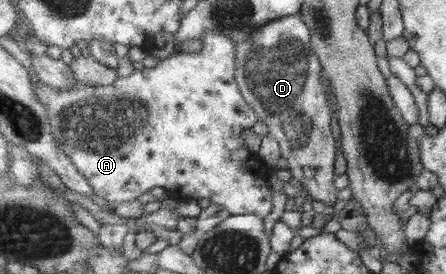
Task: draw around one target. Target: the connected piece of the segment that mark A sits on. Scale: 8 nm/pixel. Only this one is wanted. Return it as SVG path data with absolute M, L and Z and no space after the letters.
M224 30L207 31L200 51L178 52L155 66L145 65L131 76L118 77L111 86L89 86L78 81L65 90L55 90L40 84L36 93L48 110L53 136L77 170L88 177L95 194L109 204L129 203L161 187L171 193L180 190L181 197L209 199L225 206L231 215L264 217L273 210L273 190L267 178L269 166L263 166L261 160L261 172L257 172L257 155L242 140L243 131L259 123L260 118L245 100L241 82L237 82L237 44Z

